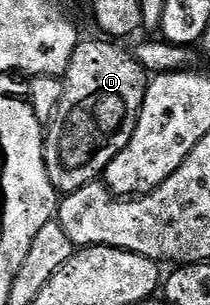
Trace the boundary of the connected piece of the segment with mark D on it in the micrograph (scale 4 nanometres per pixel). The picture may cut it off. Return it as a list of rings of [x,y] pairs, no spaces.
[[[100,40],[101,42],[85,42],[78,41],[75,52],[71,56],[71,64],[67,68],[67,72],[63,76],[65,87],[63,88],[63,100],[59,100],[57,110],[53,113],[52,122],[48,123],[47,133],[45,134],[45,163],[47,164],[47,176],[51,176],[51,184],[62,195],[75,192],[79,188],[83,188],[87,184],[98,181],[104,175],[107,164],[111,164],[111,160],[115,160],[115,156],[119,156],[119,152],[123,152],[123,148],[127,148],[127,144],[131,140],[131,136],[135,132],[135,124],[139,112],[143,108],[143,100],[145,99],[145,88],[147,85],[147,72],[138,64],[136,57],[132,53],[129,54],[125,50],[120,50],[120,45],[114,44],[109,40]]]

